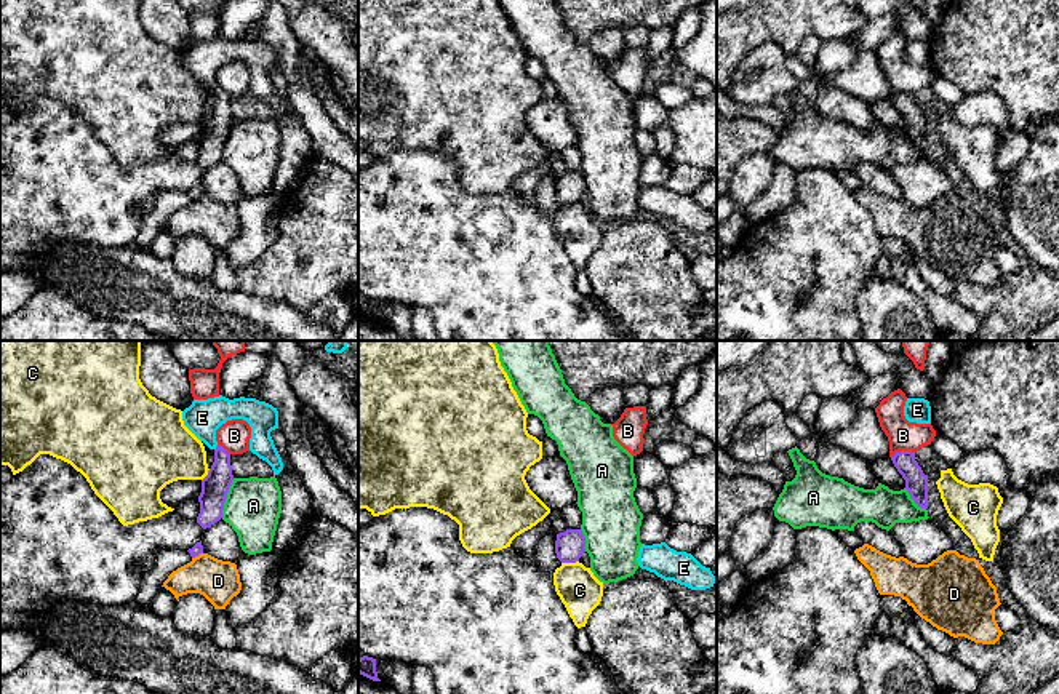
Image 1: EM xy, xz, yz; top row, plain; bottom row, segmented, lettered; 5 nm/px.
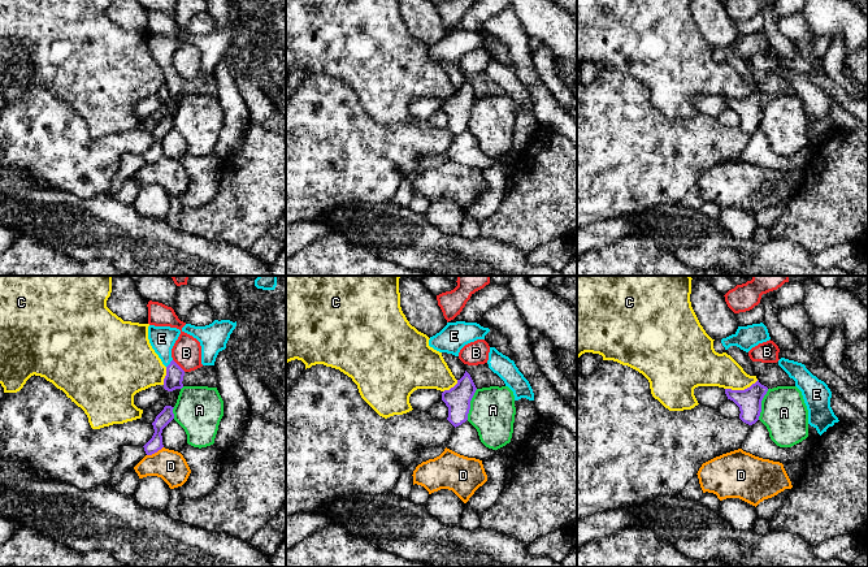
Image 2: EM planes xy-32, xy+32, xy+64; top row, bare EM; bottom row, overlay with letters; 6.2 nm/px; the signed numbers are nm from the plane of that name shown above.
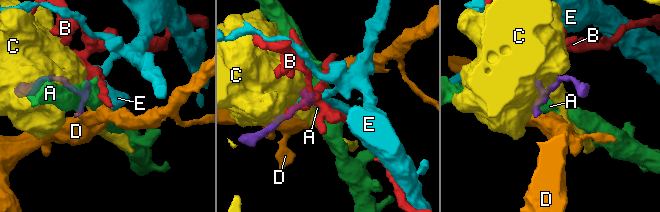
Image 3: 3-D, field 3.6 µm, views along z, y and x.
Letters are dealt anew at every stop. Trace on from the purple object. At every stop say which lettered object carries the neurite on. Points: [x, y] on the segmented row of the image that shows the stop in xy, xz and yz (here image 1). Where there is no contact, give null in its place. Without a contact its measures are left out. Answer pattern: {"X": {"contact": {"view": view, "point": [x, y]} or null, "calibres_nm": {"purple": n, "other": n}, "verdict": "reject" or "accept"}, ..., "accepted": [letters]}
{"A": {"contact": {"view": "xy", "point": [226, 496]}, "calibres_nm": {"purple": 140, "other": 280}, "verdict": "reject"}, "B": {"contact": {"view": "yz", "point": [903, 451]}, "calibres_nm": {"purple": 110, "other": 160}, "verdict": "reject"}, "C": {"contact": {"view": "xz", "point": [570, 562]}, "calibres_nm": {"purple": 150, "other": 220}, "verdict": "reject"}, "D": {"contact": {"view": "xy", "point": [197, 555]}, "calibres_nm": {"purple": 60, "other": 220}, "verdict": "reject"}, "E": {"contact": {"view": "xy", "point": [216, 448]}, "calibres_nm": {"purple": 140, "other": 180}, "verdict": "accept"}, "accepted": ["E"]}

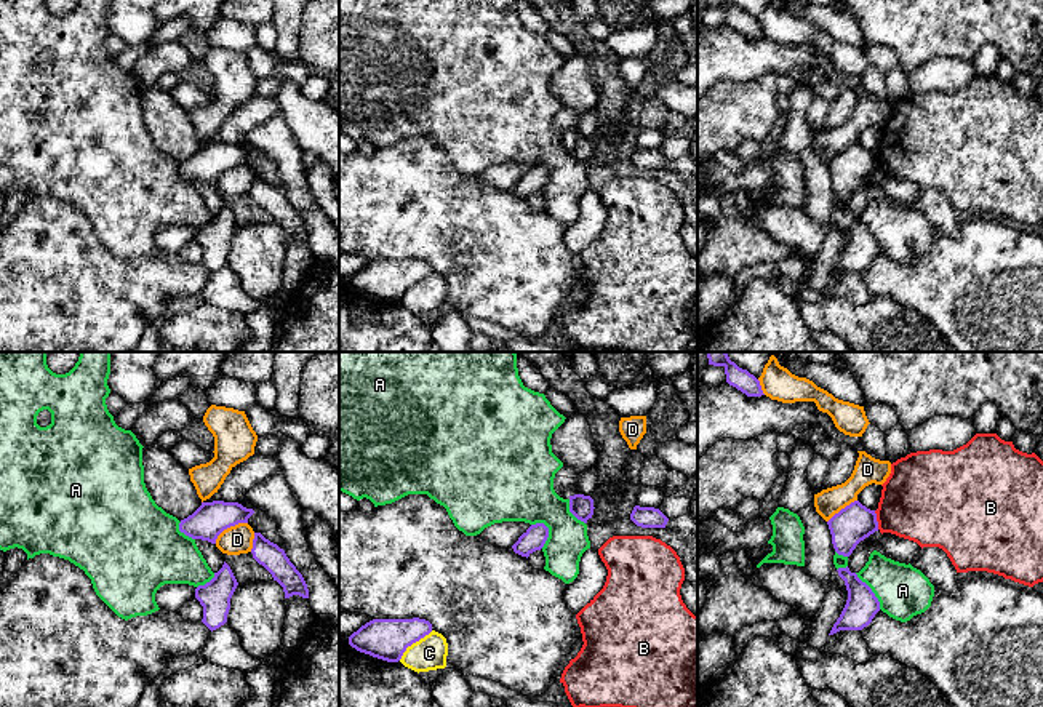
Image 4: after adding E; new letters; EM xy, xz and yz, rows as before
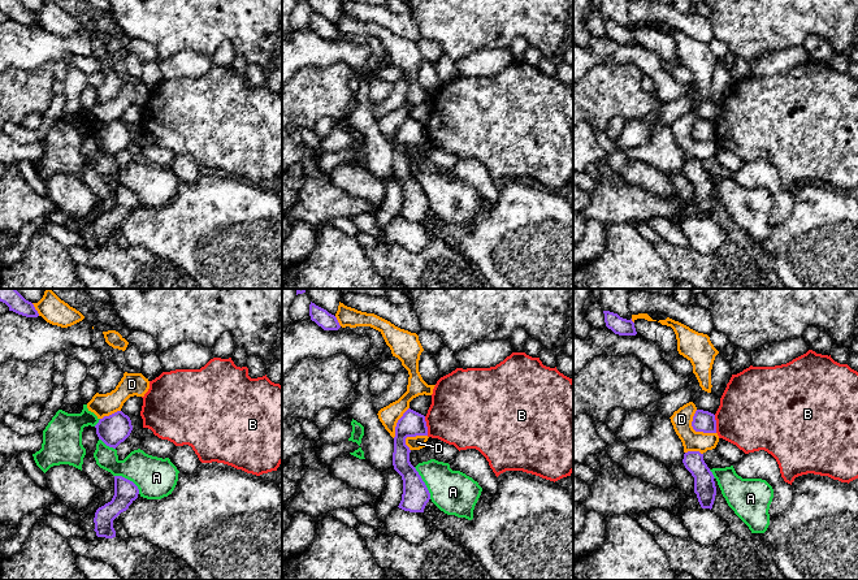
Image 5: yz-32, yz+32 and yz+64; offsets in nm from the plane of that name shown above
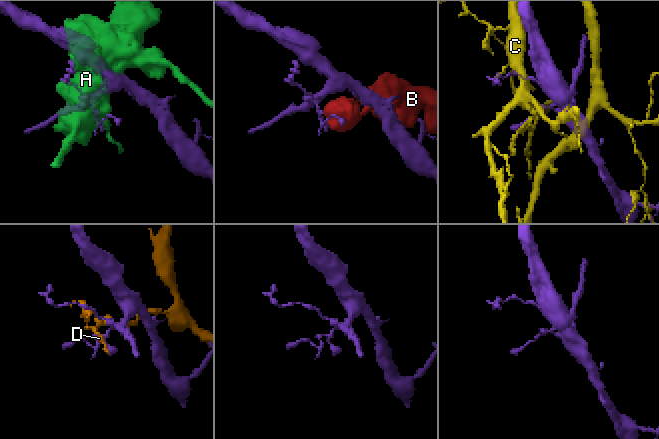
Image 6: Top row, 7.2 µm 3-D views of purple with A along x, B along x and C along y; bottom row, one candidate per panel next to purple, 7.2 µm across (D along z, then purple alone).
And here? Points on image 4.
{"A": {"contact": {"view": "yz", "point": [871, 591]}, "calibres_nm": {"purple": 160, "other": 260}, "verdict": "reject"}, "B": {"contact": {"view": "yz", "point": [875, 520]}, "calibres_nm": {"purple": 190, "other": 400}, "verdict": "reject"}, "C": {"contact": {"view": "xz", "point": [413, 642]}, "calibres_nm": {"purple": 200, "other": 170}, "verdict": "reject"}, "D": {"contact": {"view": "xy", "point": [229, 527]}, "calibres_nm": {"purple": 170, "other": 150}, "verdict": "reject"}, "accepted": []}

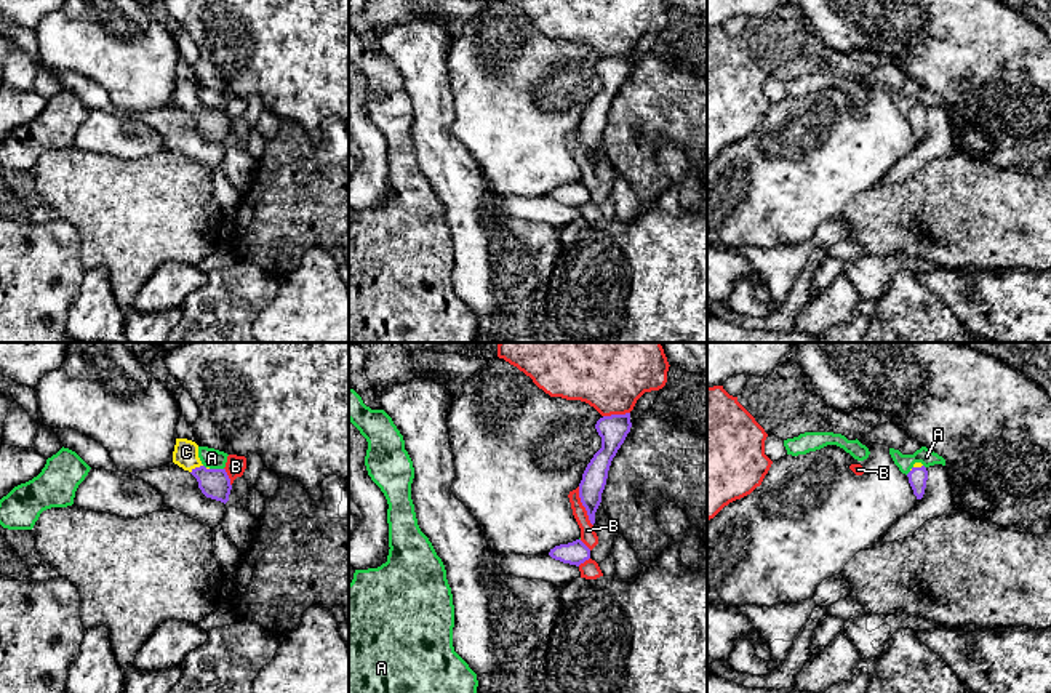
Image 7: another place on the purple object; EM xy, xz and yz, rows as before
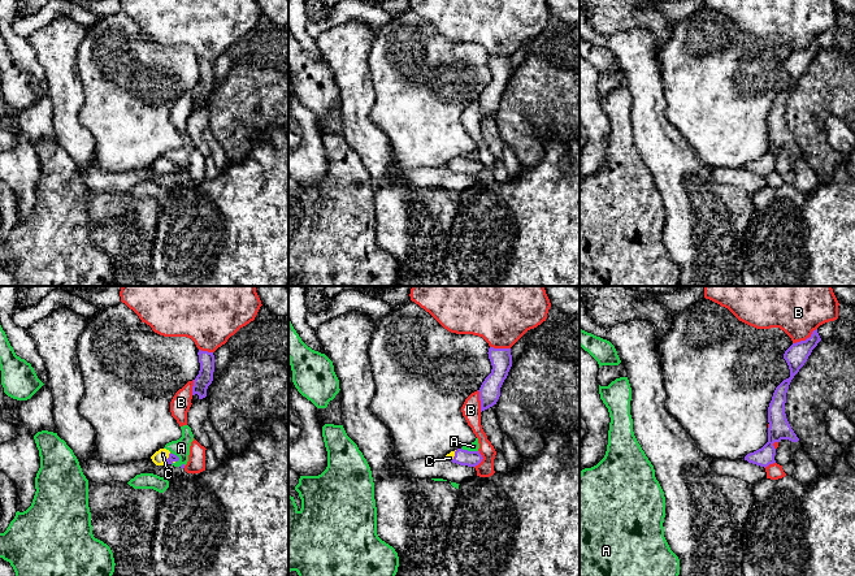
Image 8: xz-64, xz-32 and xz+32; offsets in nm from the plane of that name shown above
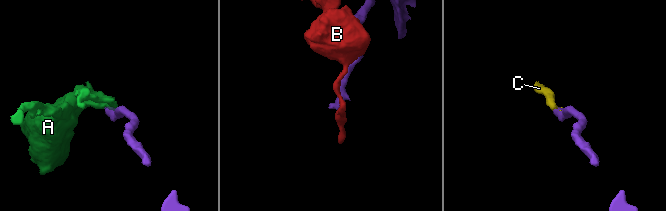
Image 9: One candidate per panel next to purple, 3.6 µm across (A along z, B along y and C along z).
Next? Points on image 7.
{"A": {"contact": {"view": "xy", "point": [216, 469]}, "calibres_nm": {"purple": 150, "other": 100}, "verdict": "reject"}, "B": {"contact": {"view": "xz", "point": [583, 504]}, "calibres_nm": {"purple": 130, "other": 80}, "verdict": "reject"}, "C": {"contact": {"view": "xy", "point": [195, 468]}, "calibres_nm": {"purple": 150, "other": 130}, "verdict": "accept"}, "accepted": ["C"]}

